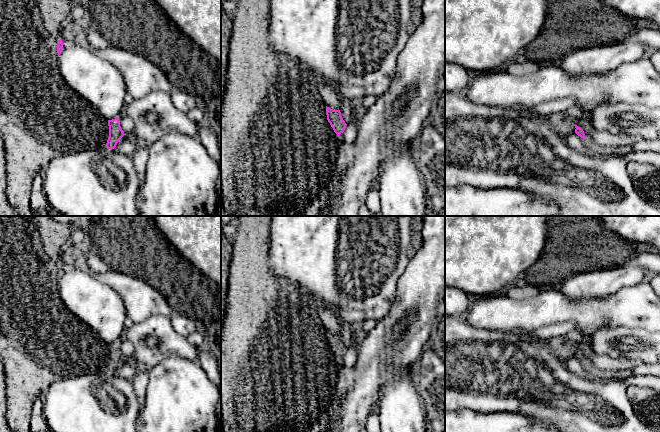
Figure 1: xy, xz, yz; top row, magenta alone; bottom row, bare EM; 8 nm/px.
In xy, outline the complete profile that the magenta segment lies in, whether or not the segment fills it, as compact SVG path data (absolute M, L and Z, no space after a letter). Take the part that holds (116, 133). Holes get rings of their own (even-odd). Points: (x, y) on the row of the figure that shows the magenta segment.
M119 118L108 120L109 137L106 143L108 149L114 149L118 141L125 135L121 129Z

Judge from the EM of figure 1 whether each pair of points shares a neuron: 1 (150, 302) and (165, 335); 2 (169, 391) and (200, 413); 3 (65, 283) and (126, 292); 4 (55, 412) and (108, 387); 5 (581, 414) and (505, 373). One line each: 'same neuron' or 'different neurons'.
1: different neurons
2: same neuron
3: different neurons
4: same neuron
5: same neuron

